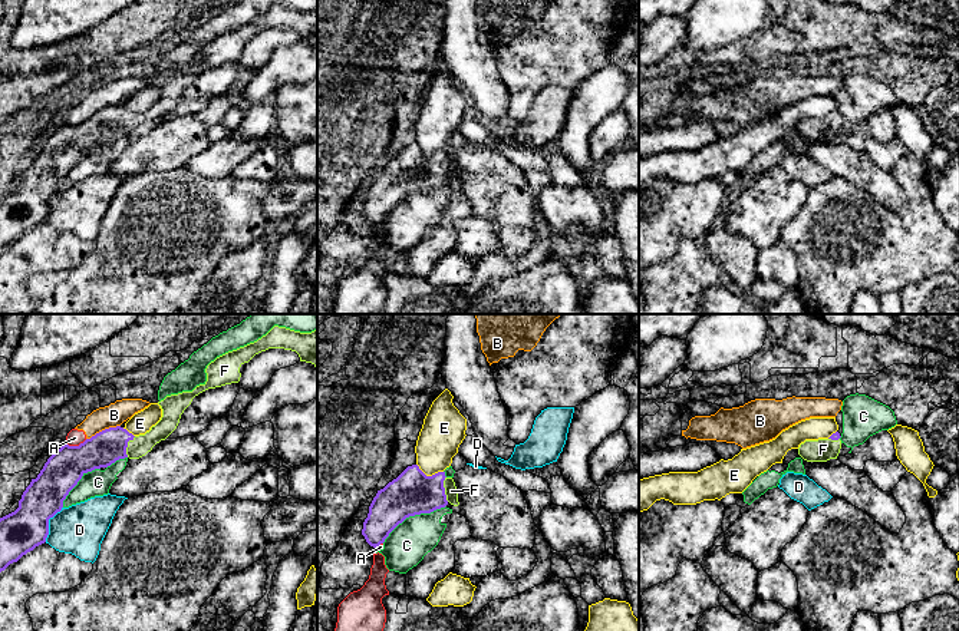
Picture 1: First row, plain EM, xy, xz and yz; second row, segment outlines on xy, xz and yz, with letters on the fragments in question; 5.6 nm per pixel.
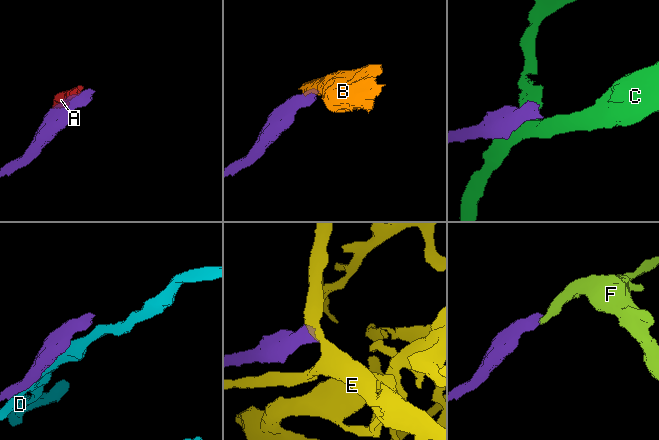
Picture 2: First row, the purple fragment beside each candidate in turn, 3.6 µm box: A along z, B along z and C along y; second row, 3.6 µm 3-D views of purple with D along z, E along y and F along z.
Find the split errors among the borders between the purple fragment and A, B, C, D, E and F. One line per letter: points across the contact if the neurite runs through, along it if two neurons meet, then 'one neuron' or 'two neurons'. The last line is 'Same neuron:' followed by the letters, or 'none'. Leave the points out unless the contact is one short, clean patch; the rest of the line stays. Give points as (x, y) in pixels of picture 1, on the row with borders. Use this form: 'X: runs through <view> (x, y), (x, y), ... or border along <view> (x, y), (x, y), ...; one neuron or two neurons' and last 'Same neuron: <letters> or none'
A: border along xy (86, 439), (78, 445), (66, 445); two neurons
B: border along xy (119, 425), (105, 428), (86, 439); two neurons
C: two neurons
D: two neurons
E: two neurons
F: runs through xz (412, 492), (444, 489), (451, 491); one neuron
Same neuron: F

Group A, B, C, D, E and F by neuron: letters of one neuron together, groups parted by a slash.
A B / C / D / E / F

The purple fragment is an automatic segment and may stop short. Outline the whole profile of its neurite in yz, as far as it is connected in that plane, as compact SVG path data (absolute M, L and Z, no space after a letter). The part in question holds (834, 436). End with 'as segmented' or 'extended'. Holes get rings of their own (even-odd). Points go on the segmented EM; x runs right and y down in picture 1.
M833 433L828 439L805 440L798 447L798 455L807 462L827 462L837 459L841 440L840 433Z; extended

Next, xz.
M418 465L408 466L396 479L378 490L363 522L362 535L376 548L406 518L431 513L448 503L459 505L452 478L446 478L445 472L426 476Z; extended

